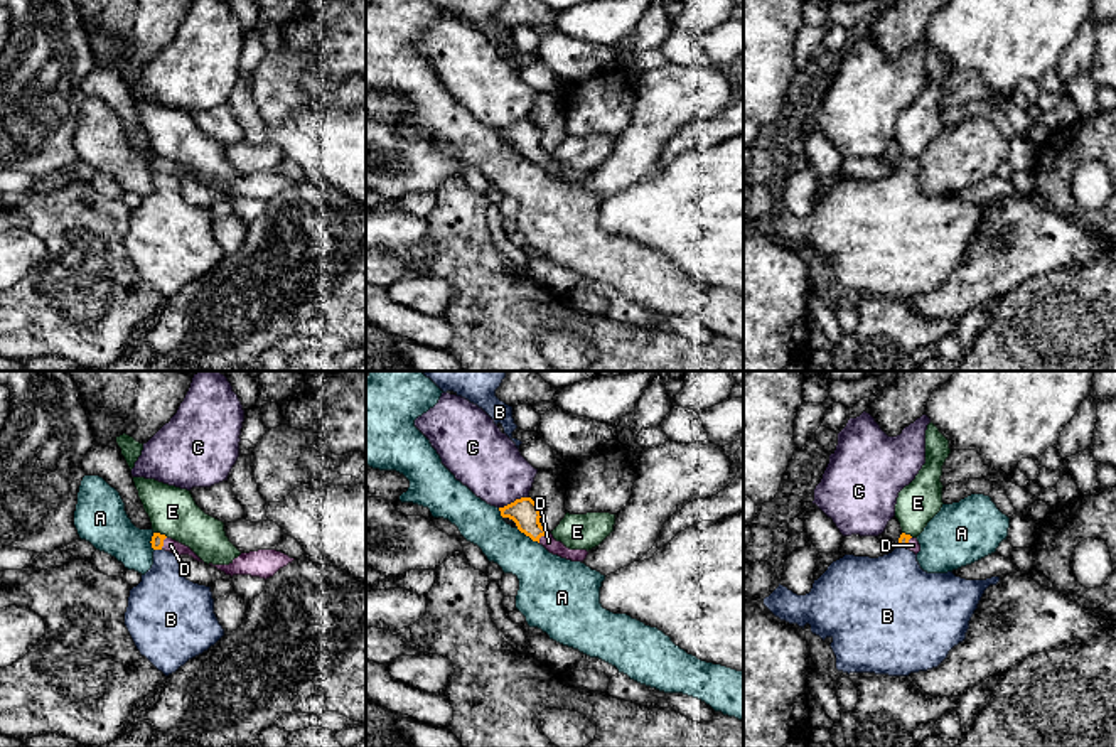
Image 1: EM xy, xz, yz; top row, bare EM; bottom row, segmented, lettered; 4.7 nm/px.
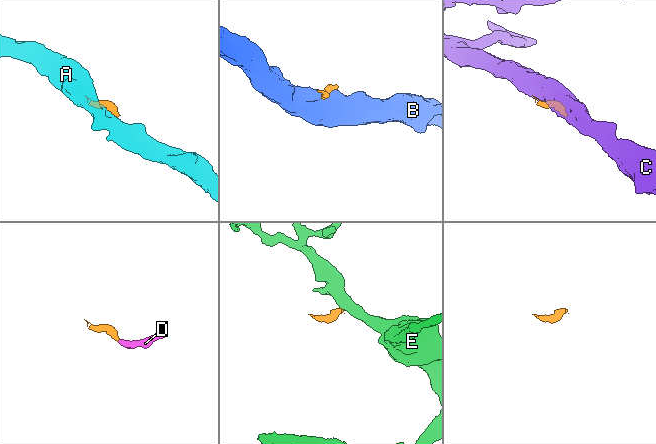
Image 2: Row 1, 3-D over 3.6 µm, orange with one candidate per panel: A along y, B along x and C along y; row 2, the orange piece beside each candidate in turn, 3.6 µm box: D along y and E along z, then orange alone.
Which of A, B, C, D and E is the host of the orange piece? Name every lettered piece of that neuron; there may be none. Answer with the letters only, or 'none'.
D

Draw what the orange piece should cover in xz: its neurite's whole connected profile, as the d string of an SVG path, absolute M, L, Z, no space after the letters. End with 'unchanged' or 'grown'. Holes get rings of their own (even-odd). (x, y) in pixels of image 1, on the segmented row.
M521 497L514 502L499 508L502 518L509 518L516 523L518 529L529 536L533 541L543 545L550 553L571 562L583 562L588 555L587 550L570 550L561 541L556 541L541 523L541 513L538 504L531 497Z; grown

